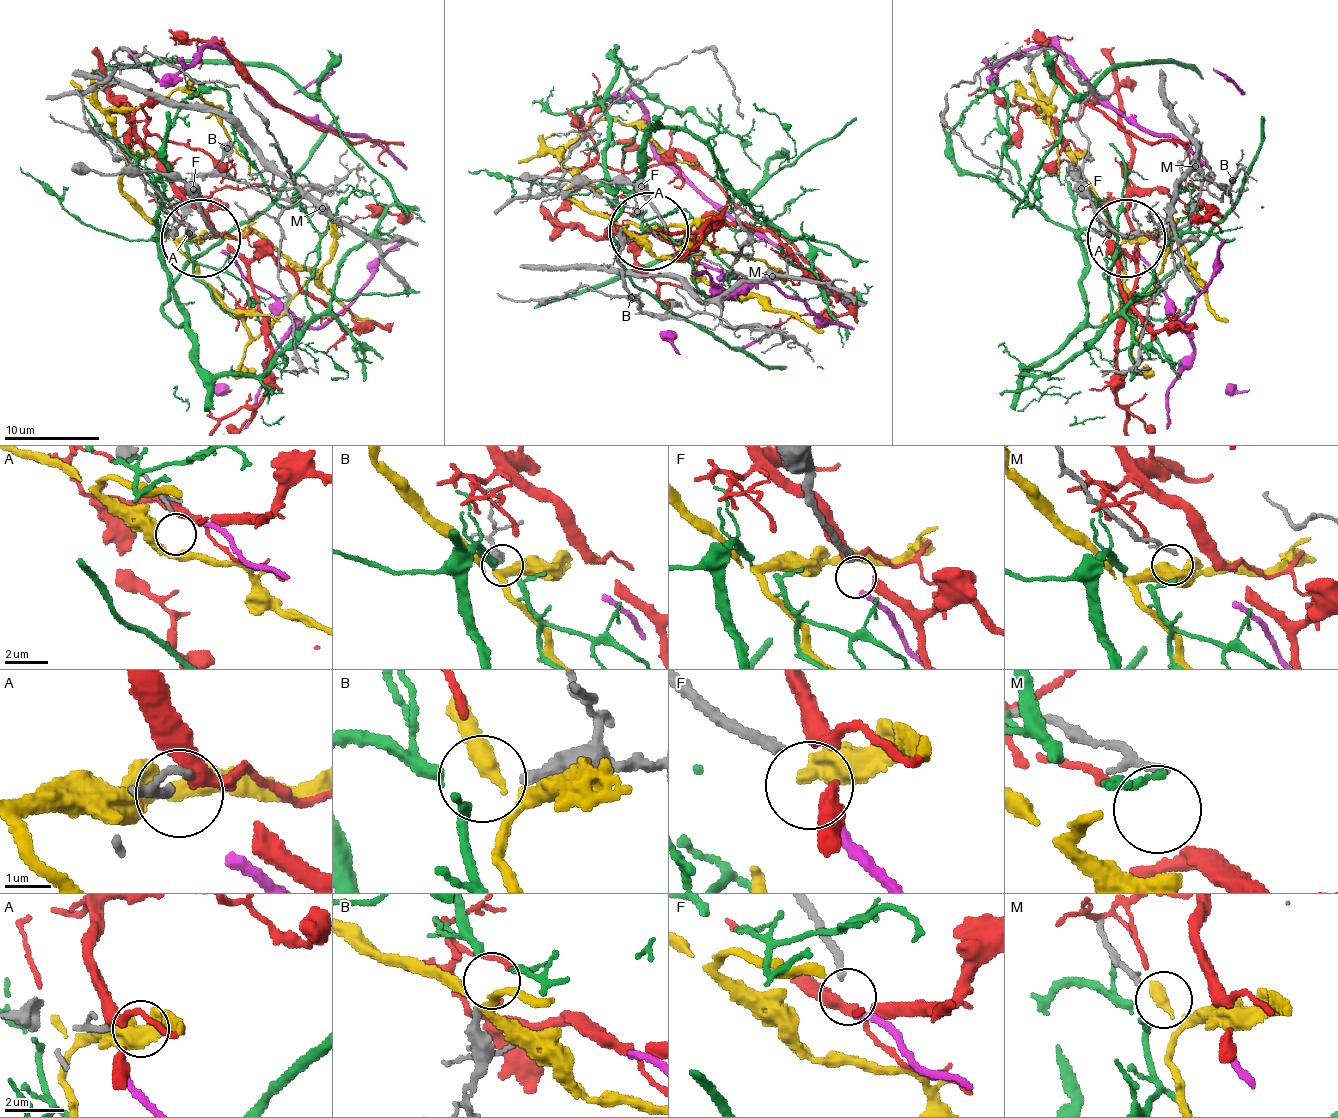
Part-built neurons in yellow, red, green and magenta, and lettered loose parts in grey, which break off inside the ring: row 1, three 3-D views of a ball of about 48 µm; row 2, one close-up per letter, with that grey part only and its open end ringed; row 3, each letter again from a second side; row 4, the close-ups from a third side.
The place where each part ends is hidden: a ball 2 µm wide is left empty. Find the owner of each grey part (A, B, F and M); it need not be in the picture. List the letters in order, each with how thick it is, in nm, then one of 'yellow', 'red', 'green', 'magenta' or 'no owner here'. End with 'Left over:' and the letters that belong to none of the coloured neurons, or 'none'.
A: calibre 140 nm; no owner here
B: calibre 280 nm; green
F: calibre 240 nm; magenta
M: calibre 220 nm; no owner here
Left over: A, M

